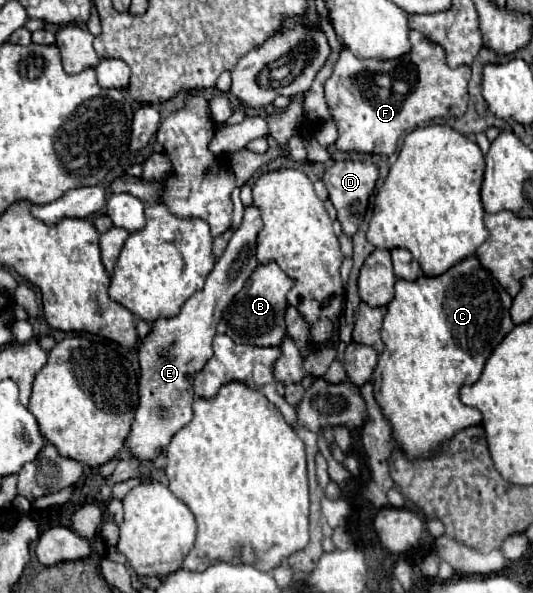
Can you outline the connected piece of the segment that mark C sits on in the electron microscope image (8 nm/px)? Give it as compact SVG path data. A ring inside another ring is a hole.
M477 255L459 261L437 277L421 275L415 281L397 279L395 297L387 305L381 331L385 349L379 353L371 381L375 387L375 399L393 425L397 445L403 447L409 459L427 457L443 439L451 439L455 431L471 427L471 423L481 423L481 413L475 407L461 403L459 387L479 379L487 355L491 355L495 345L499 345L515 327L509 315L511 301L511 295L479 263Z

